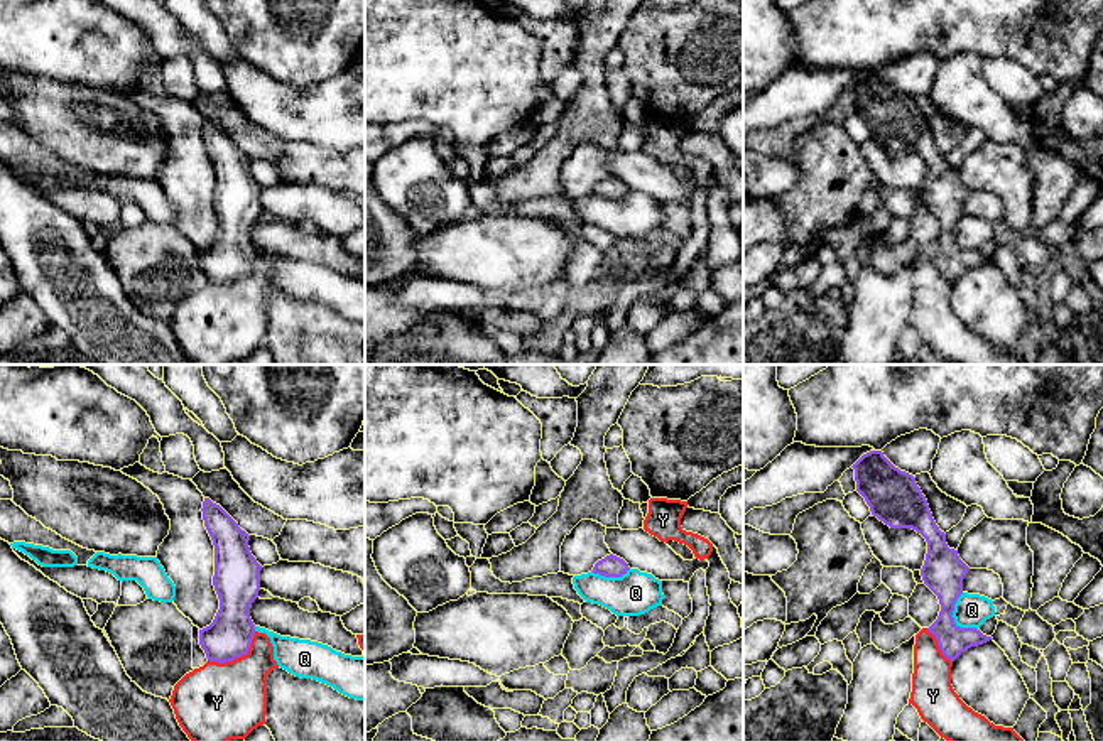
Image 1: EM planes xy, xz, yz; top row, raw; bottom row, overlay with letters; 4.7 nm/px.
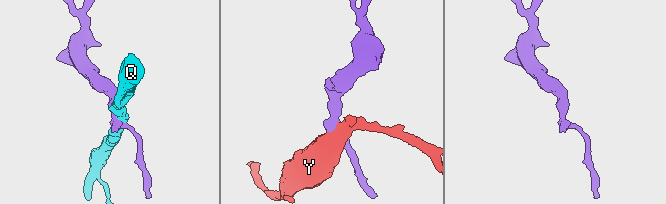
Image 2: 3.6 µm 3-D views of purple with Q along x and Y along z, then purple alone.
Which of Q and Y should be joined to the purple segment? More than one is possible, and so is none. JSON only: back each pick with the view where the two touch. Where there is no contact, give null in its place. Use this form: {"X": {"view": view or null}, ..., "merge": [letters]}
{"merge": []}

